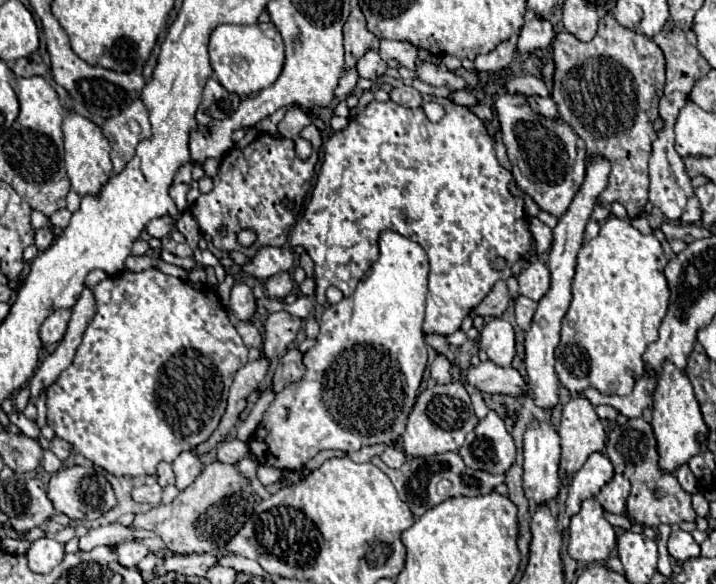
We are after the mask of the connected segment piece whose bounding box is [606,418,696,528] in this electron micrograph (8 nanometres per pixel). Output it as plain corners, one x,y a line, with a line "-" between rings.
642,418
628,420
624,426
616,426
608,434
606,454
614,464
624,464
622,474
630,480
632,492
628,496
626,512
634,522
642,526
656,528
660,524
678,524
678,522
694,522
696,512
692,510
690,494
686,494
674,474
662,474
658,468
658,450
656,438
650,424

